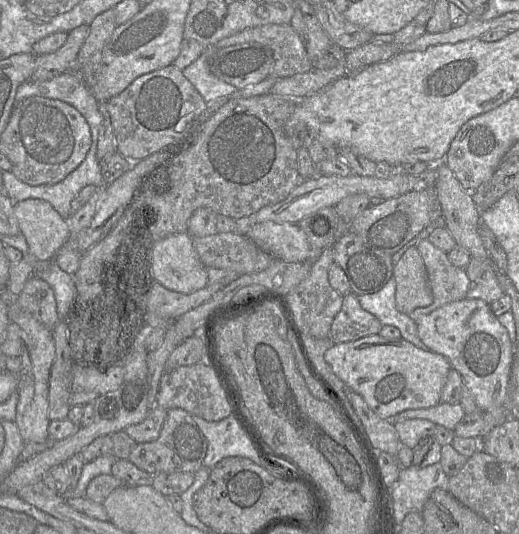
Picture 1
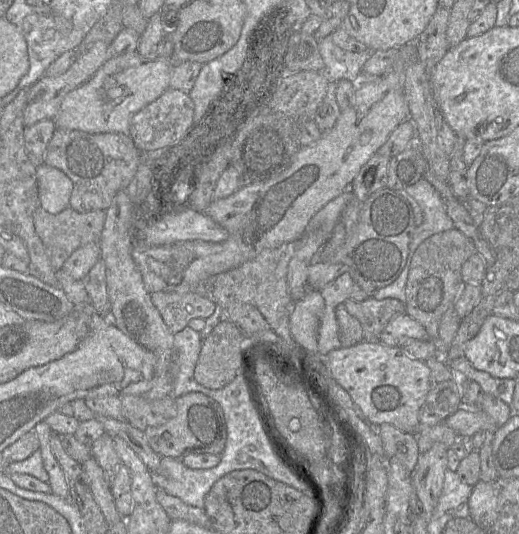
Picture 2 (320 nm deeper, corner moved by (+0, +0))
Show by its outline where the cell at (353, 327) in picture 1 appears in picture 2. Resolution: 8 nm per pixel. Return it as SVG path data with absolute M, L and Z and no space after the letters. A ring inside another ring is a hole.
M406 313L392 319L378 339L380 343L393 347L403 347L406 343L415 340L431 339L426 329Z

